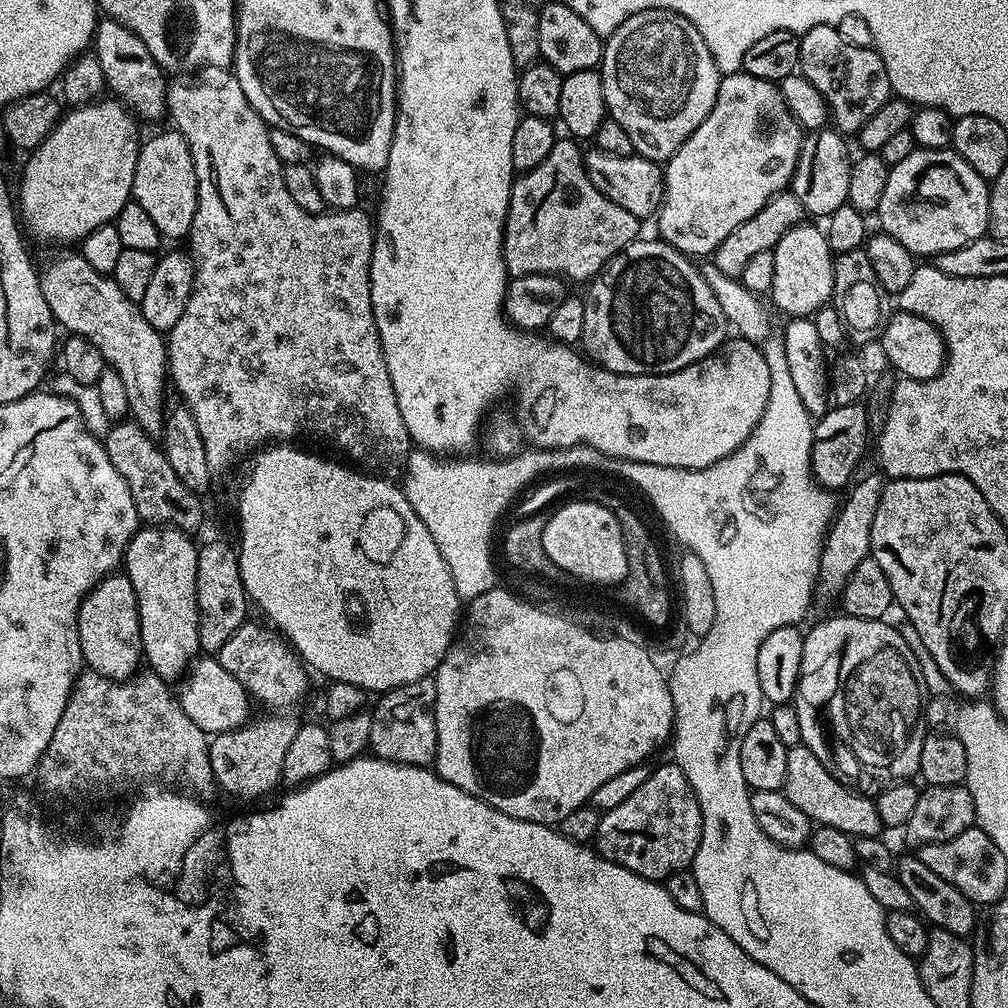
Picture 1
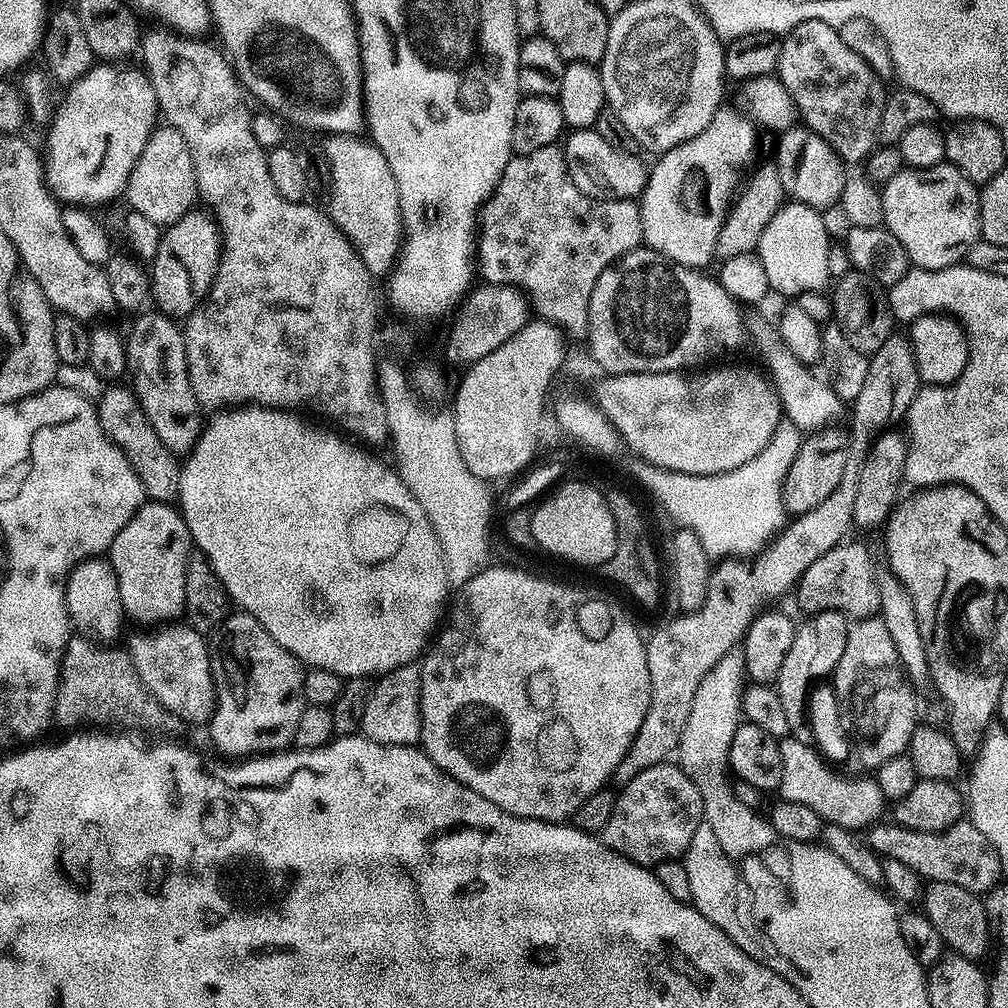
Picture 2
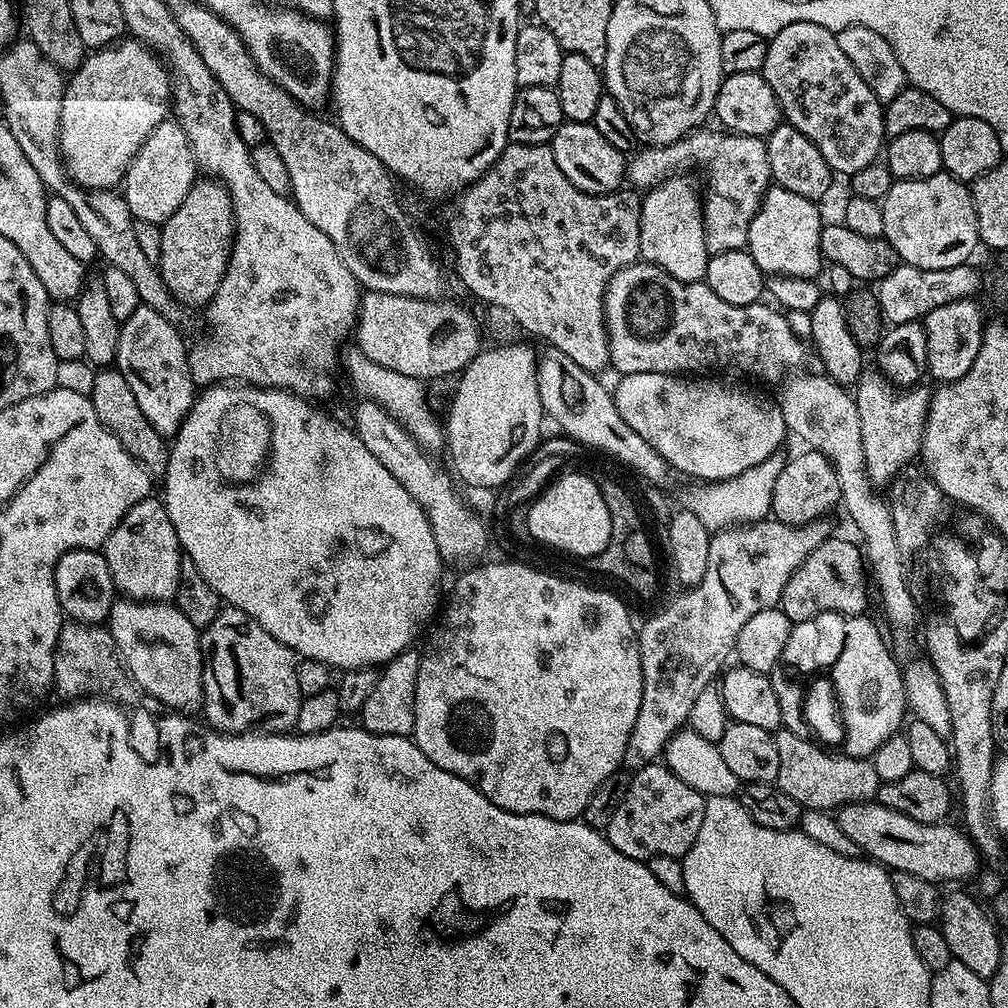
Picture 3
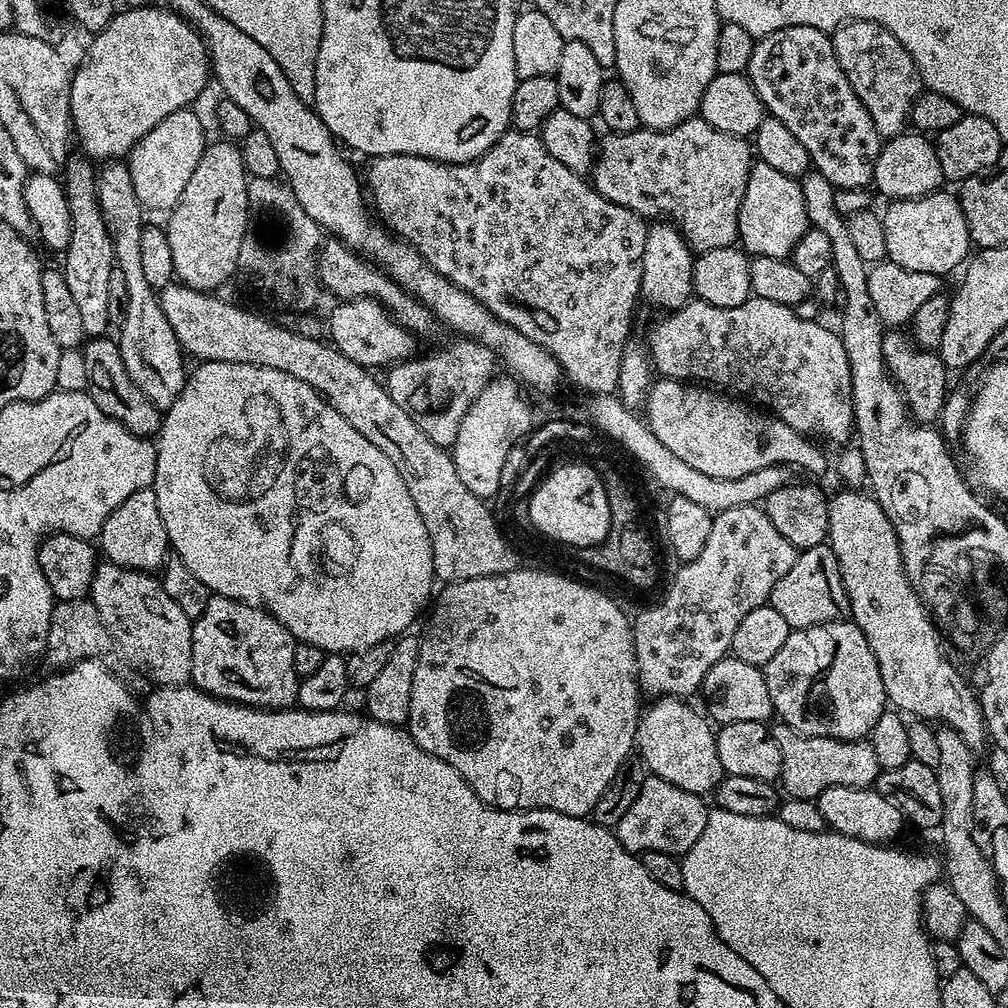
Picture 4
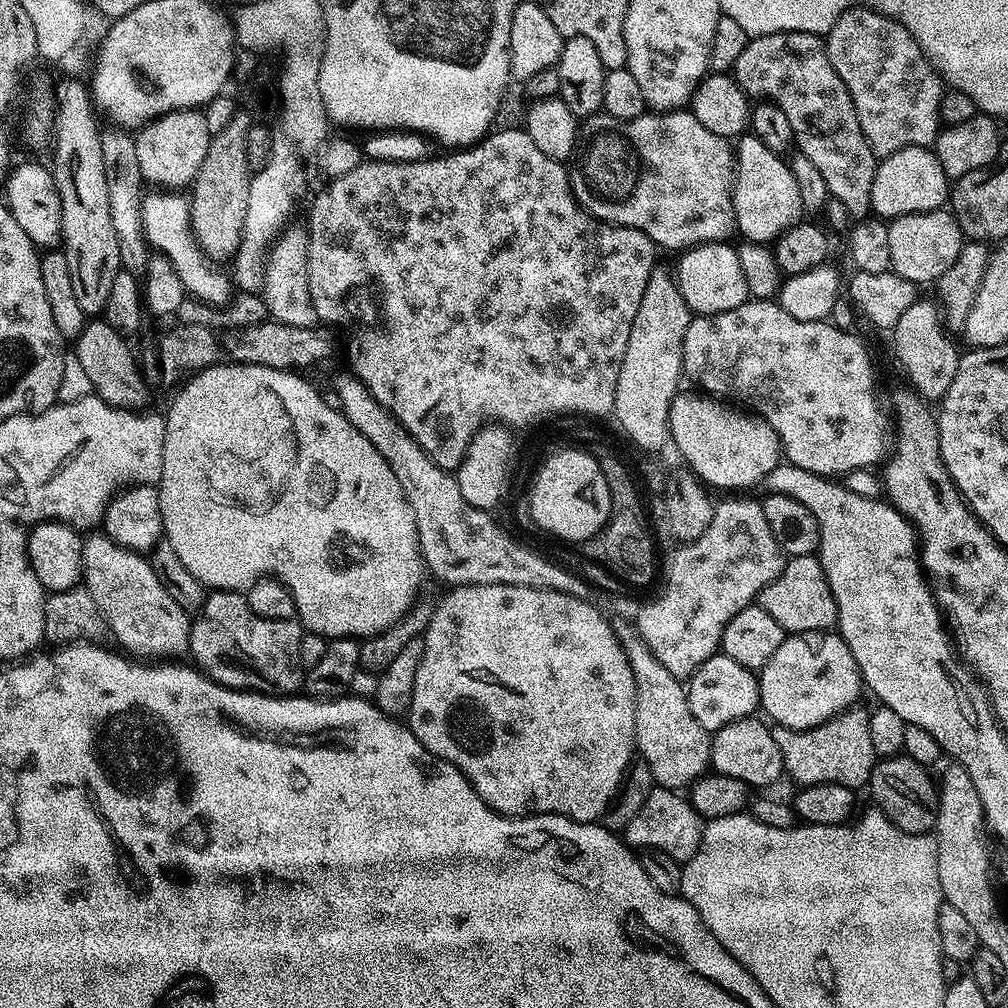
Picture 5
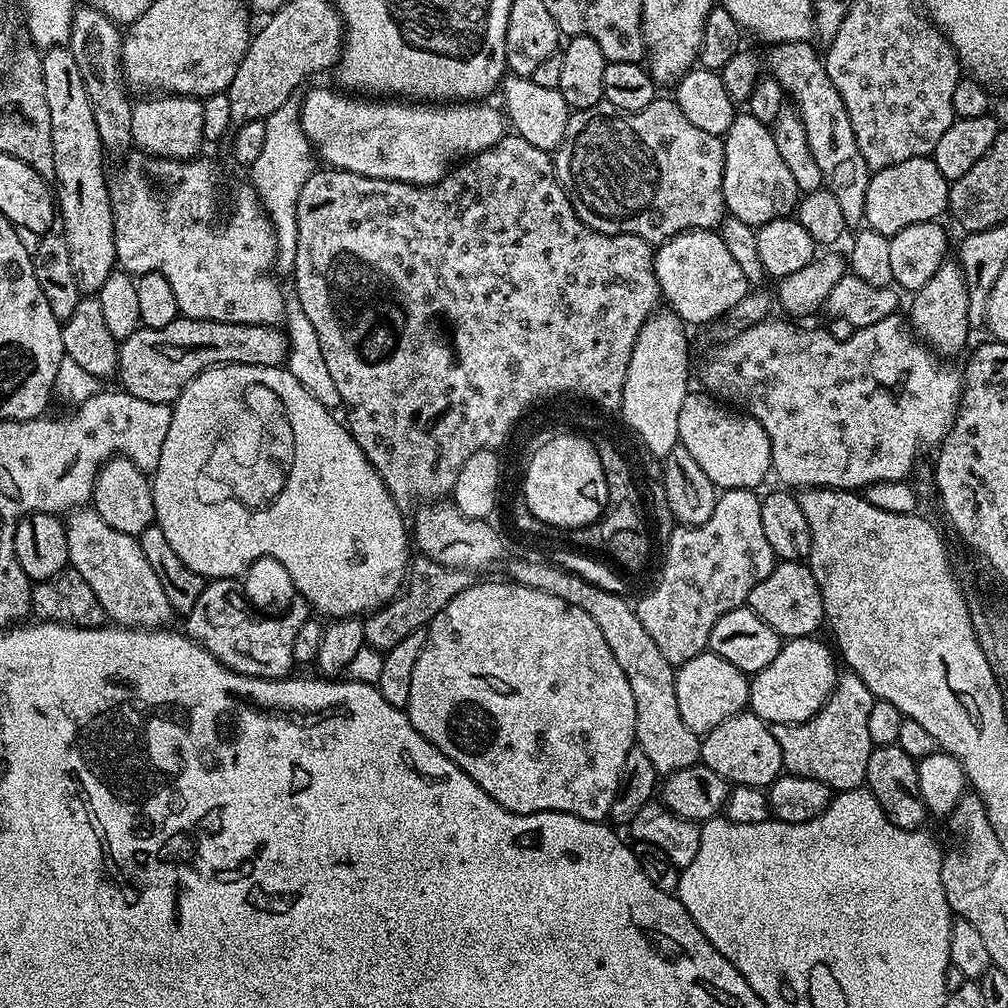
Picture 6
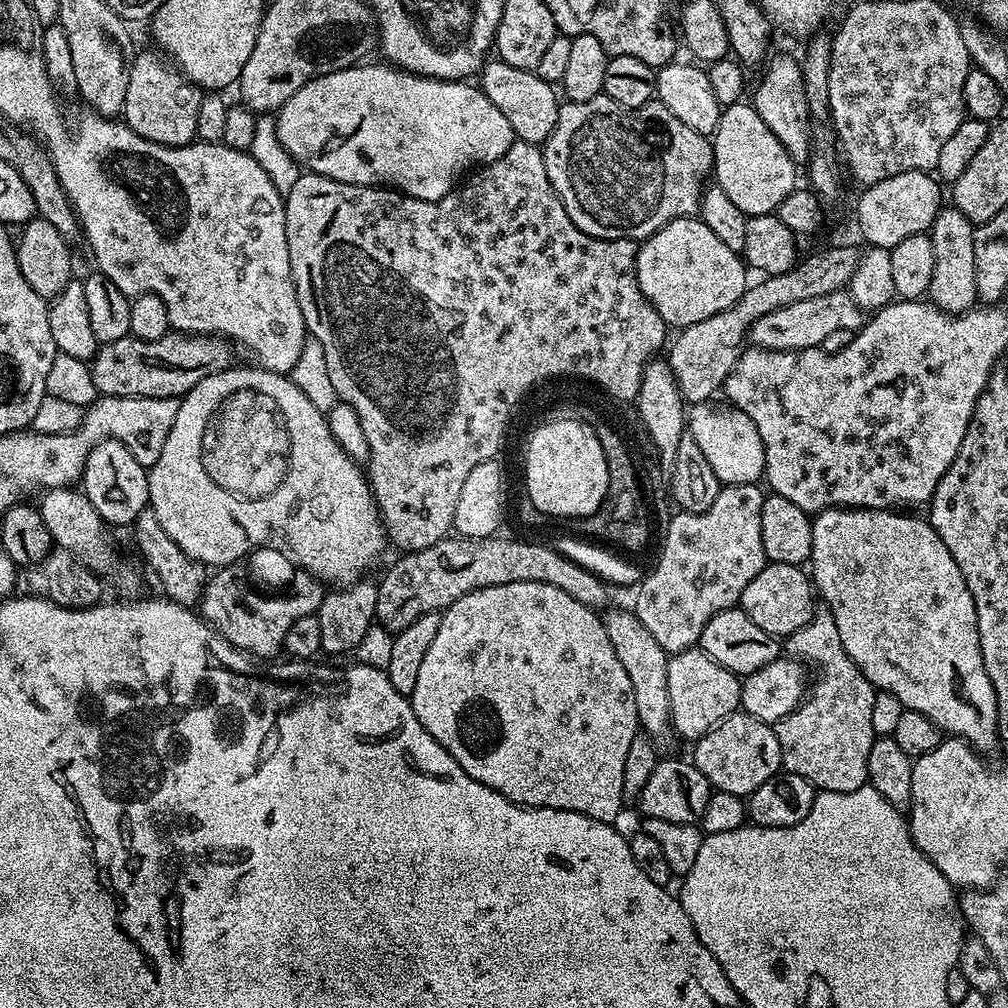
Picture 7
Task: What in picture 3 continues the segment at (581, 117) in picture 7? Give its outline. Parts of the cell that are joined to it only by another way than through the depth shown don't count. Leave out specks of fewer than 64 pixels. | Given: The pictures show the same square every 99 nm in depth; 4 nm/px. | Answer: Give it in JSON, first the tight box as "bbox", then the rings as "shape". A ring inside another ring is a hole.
{"bbox":[626,130,773,256],"shape":[[[727,130],[704,131],[689,132],[678,142],[667,146],[641,147],[627,161],[626,180],[636,190],[655,188],[669,175],[671,164],[688,164],[692,156],[705,160],[708,163],[708,185],[702,188],[704,241],[706,250],[717,256],[730,250],[747,249],[750,222],[754,222],[754,214],[758,214],[760,201],[768,193],[773,179],[768,145],[761,137],[738,136]]]}

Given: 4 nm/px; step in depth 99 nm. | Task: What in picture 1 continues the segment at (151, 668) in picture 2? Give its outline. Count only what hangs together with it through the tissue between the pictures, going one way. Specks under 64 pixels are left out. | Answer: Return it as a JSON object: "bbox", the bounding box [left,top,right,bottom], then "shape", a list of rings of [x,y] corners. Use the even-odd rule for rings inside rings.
{"bbox":[178,654,249,734],"shape":[[[200,654],[188,665],[178,688],[179,704],[194,722],[206,734],[228,732],[231,728],[238,728],[249,719],[248,691],[232,674],[222,666],[219,659],[212,654]],[[181,683],[181,684],[180,684]]]}

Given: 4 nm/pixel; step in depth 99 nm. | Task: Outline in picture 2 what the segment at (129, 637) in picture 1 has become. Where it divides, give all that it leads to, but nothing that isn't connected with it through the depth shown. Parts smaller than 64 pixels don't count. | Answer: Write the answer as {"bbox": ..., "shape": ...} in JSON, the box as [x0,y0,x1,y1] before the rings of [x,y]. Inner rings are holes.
{"bbox":[64,558,126,646],"shape":[[[107,558],[83,560],[68,575],[68,584],[64,588],[66,606],[70,624],[79,635],[87,636],[93,642],[108,646],[120,636],[126,625],[122,598],[118,590],[118,574],[114,574],[114,566]]]}

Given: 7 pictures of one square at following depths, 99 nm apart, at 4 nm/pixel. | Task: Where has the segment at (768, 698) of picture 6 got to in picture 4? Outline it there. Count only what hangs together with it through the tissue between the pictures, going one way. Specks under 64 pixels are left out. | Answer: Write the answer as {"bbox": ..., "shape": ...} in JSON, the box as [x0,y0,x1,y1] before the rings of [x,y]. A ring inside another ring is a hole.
{"bbox":[763,618,886,740],"shape":[[[841,618],[840,628],[824,624],[824,632],[828,632],[828,636],[836,640],[836,664],[832,664],[832,676],[828,676],[828,692],[832,692],[832,704],[836,704],[836,712],[832,712],[832,724],[828,724],[828,720],[816,720],[816,716],[800,716],[800,700],[808,696],[808,688],[800,688],[800,636],[795,630],[789,631],[786,638],[788,648],[778,650],[778,654],[774,654],[774,658],[770,658],[770,662],[763,667],[773,713],[787,725],[796,720],[796,724],[800,724],[802,736],[863,740],[871,733],[874,722],[878,722],[880,715],[886,711],[886,708],[868,708],[868,704],[872,704],[872,700],[880,696],[880,690],[884,687],[878,662],[856,624]]]}

